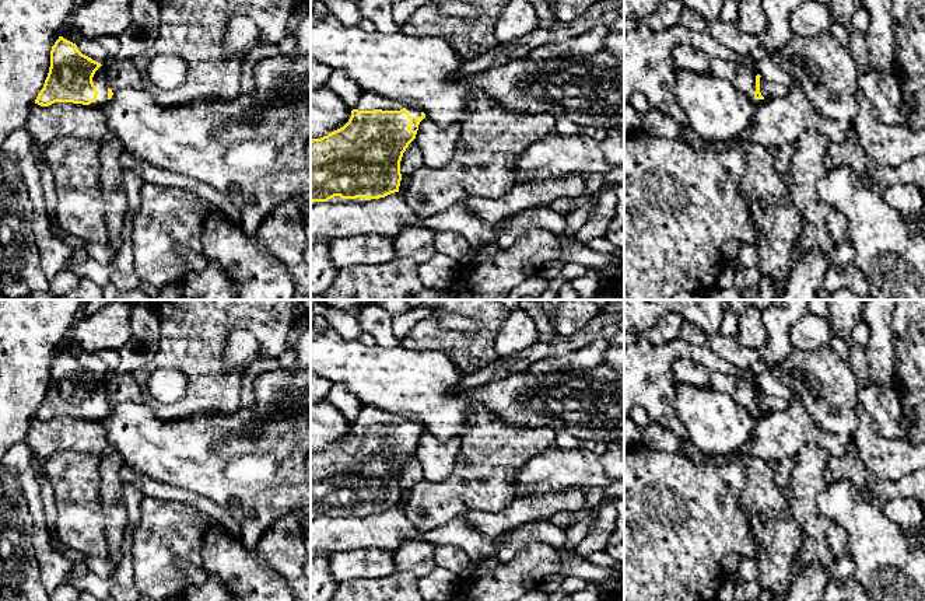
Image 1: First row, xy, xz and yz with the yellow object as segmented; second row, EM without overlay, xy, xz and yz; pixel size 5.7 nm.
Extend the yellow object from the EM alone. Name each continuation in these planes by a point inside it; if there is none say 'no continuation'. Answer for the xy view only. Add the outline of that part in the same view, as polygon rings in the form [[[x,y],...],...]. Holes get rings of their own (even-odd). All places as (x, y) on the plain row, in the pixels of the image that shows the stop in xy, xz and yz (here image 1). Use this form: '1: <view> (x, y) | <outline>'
1: xy (101, 394) | [[[102,378],[95,385],[92,391],[92,396],[97,401],[98,409],[97,409],[97,415],[91,416],[90,420],[101,420],[108,415],[108,403],[111,402],[111,395],[105,378]]]

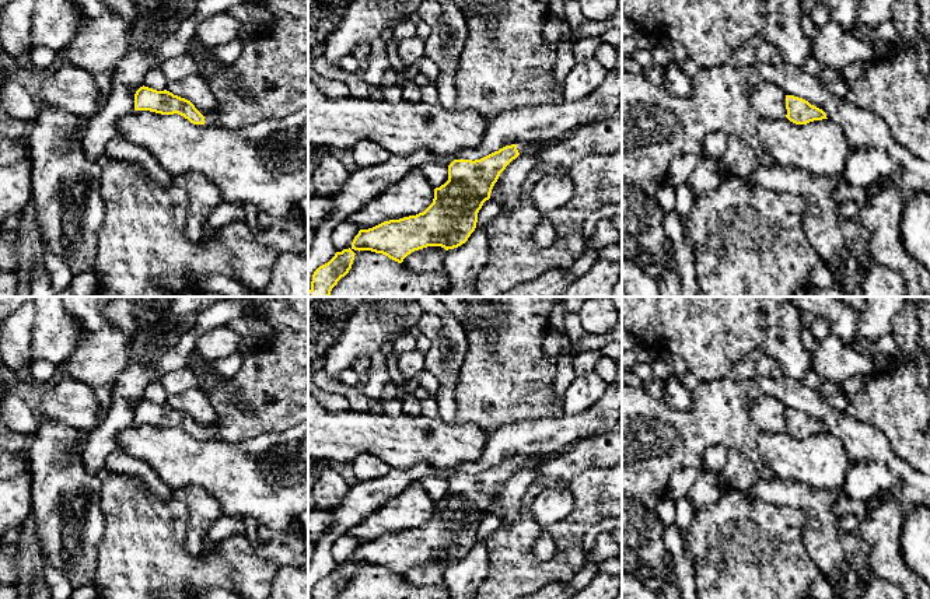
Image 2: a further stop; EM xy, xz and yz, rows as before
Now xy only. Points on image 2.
1: xy (210, 431) | [[[216,424],[207,425],[204,428],[204,438],[206,439],[220,439],[218,428]]]

